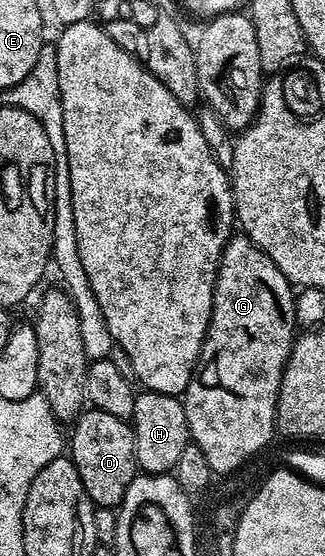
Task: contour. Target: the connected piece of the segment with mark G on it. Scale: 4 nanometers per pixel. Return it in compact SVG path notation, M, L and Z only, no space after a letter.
M248 236L237 237L230 237L229 243L223 248L205 343L183 395L192 445L200 448L203 456L207 456L207 464L211 464L217 476L239 469L275 435L279 388L299 330L295 316L294 287Z

